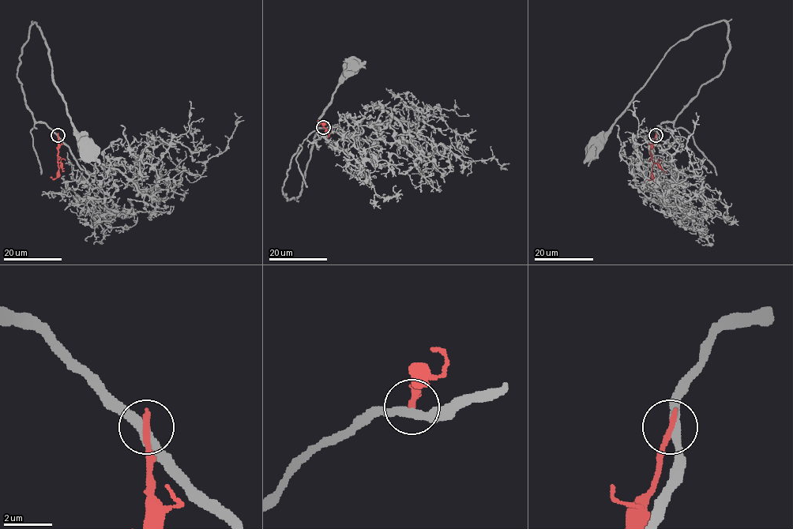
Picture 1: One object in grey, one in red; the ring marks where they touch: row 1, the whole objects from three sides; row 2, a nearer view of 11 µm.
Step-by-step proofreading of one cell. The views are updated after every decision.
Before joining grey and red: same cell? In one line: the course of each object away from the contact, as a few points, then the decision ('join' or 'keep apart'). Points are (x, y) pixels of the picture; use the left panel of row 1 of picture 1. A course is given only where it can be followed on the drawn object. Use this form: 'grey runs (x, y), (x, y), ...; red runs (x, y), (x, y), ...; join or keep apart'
grey runs (58, 135), (34, 118), (19, 80), (22, 45), (35, 23), (45, 39), (54, 84), (85, 143); red runs (58, 135), (58, 175), (55, 178), (50, 177); keep apart

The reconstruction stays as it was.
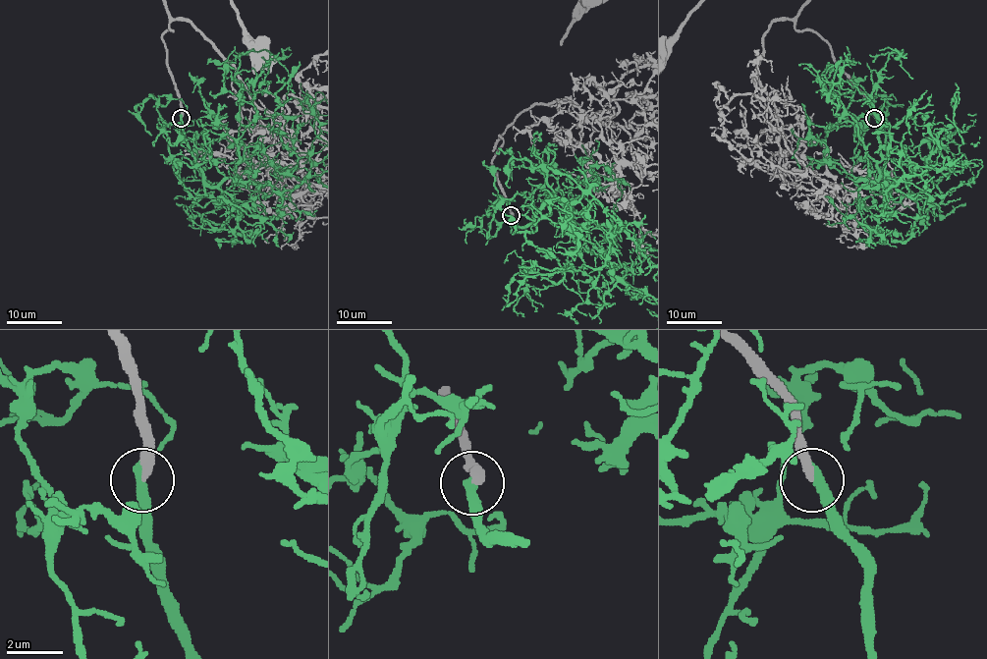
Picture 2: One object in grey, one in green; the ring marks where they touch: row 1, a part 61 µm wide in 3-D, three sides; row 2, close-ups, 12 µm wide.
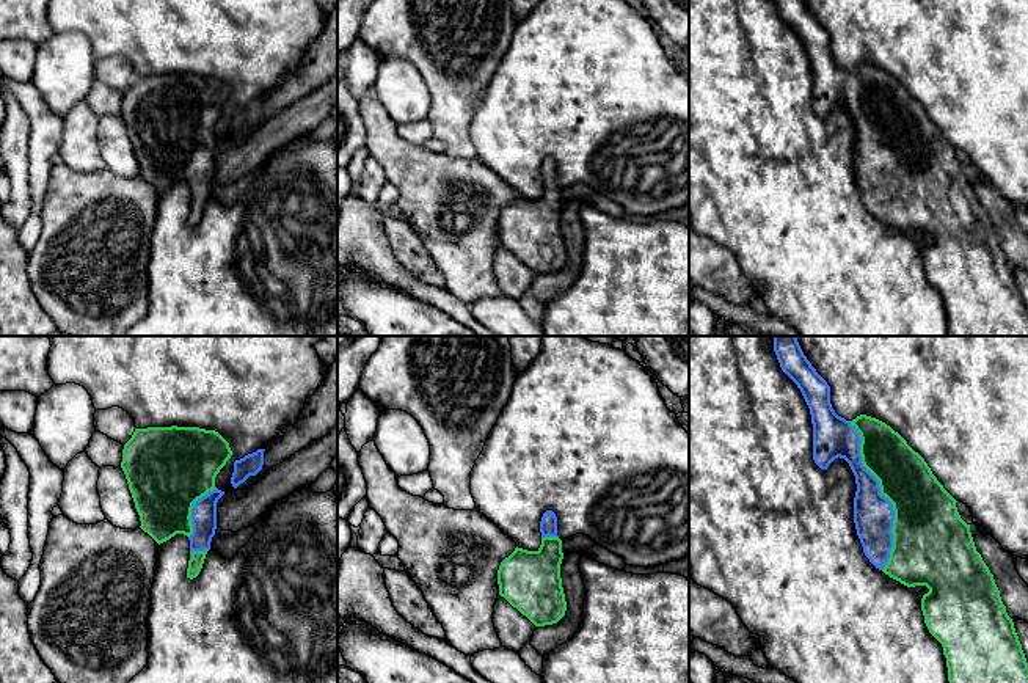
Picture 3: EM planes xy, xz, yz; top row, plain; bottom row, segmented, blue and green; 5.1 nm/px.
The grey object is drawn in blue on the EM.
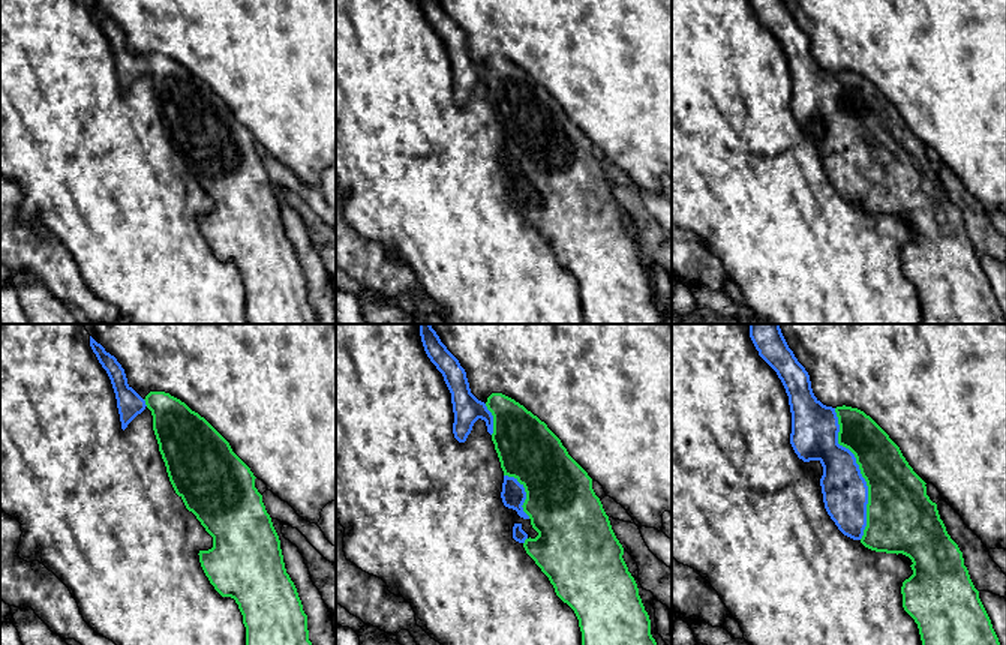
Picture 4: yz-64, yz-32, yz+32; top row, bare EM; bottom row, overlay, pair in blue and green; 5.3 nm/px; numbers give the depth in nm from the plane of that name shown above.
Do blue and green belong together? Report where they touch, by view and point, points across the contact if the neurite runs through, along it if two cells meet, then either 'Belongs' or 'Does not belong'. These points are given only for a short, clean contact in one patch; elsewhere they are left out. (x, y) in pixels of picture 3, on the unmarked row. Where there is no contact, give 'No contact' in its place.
Touches blue at yz (884, 145). Belongs

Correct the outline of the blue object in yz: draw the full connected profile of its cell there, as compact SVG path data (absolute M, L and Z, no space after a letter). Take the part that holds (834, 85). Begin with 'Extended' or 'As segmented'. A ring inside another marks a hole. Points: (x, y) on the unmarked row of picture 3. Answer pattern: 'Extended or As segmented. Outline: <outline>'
Extended. Outline: M804 0L775 3L810 57L815 111L827 118L840 105L855 124L854 171L865 204L901 232L929 237L921 247L921 259L929 281L943 295L950 336L1028 336L1028 311L1014 270L976 199L970 173L957 160L957 149L890 74L866 63L852 69L838 64L830 52L830 35Z

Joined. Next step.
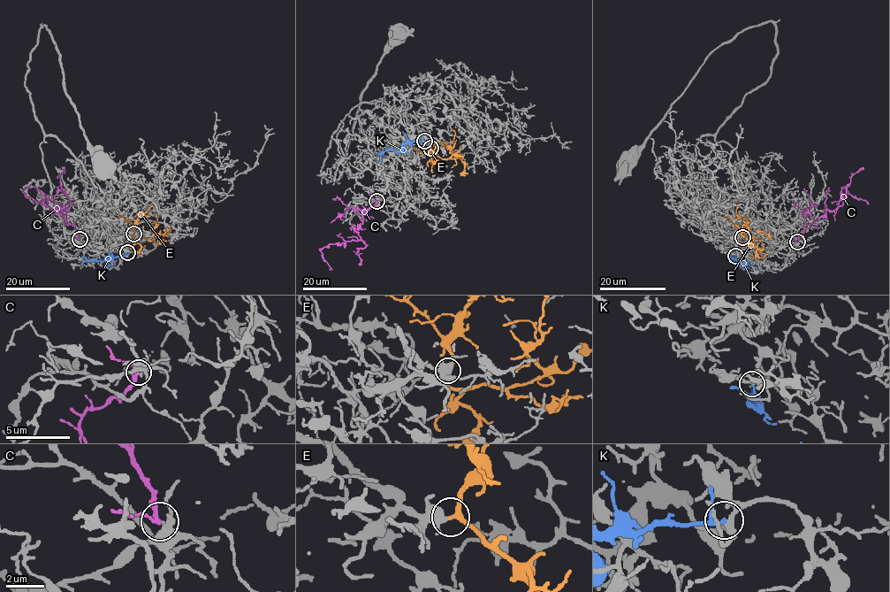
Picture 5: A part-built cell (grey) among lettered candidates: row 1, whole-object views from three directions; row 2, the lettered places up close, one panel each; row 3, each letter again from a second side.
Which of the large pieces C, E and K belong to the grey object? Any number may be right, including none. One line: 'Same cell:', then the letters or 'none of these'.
Same cell: E

